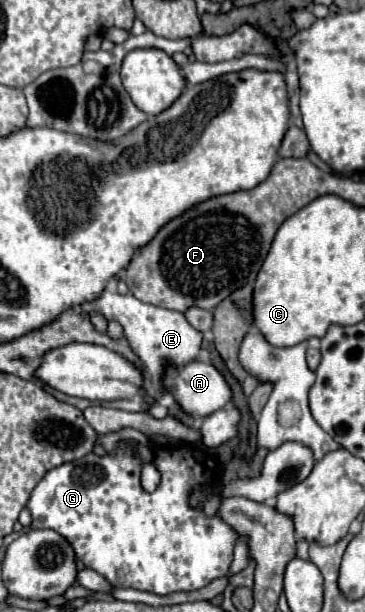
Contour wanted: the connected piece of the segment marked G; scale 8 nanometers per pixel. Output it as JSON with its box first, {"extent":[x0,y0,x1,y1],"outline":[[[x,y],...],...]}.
{"extent":[28,443,238,595],"outline":[[[190,443],[162,445],[156,447],[152,454],[153,464],[160,471],[160,485],[154,493],[144,493],[140,485],[140,459],[126,445],[120,445],[120,451],[104,457],[84,455],[82,459],[50,469],[34,487],[28,501],[32,527],[54,529],[66,537],[74,547],[78,561],[82,561],[88,569],[98,571],[114,587],[132,587],[156,595],[202,589],[210,581],[228,573],[234,543],[238,539],[236,531],[224,523],[222,517],[206,517],[204,511],[190,505],[190,497],[196,489],[206,489],[218,481],[220,465],[208,451]]]}

